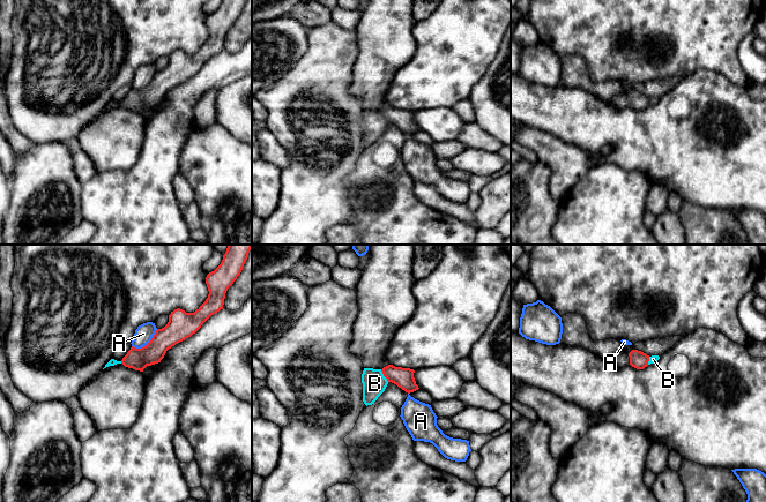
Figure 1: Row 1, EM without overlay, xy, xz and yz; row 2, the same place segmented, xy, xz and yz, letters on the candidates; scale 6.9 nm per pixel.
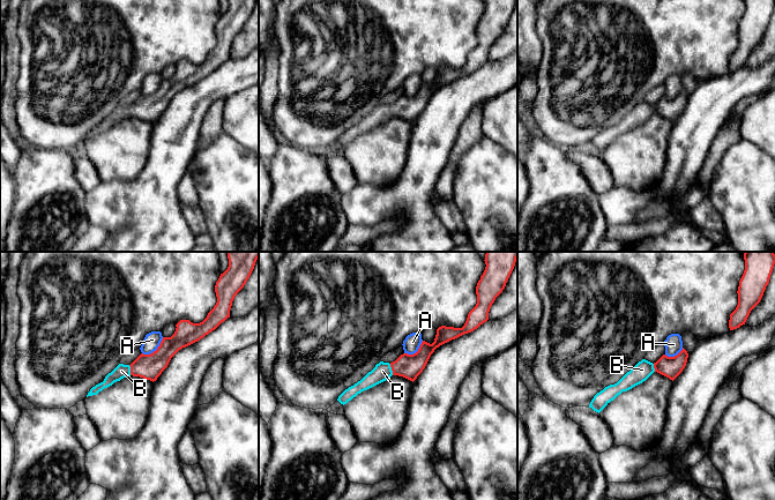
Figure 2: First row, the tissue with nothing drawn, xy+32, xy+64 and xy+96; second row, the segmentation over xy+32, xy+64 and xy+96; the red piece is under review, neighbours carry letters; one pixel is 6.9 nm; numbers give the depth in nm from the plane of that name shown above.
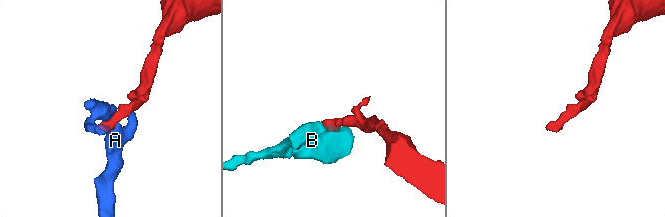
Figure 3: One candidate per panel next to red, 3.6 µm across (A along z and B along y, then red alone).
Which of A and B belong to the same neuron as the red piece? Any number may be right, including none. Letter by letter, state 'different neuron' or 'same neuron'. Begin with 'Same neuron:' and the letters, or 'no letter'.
Same neuron: B
A: different neuron
B: same neuron

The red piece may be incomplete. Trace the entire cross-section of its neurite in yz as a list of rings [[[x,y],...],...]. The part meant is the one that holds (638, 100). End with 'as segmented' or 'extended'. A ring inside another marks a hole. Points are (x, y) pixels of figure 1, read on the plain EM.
[[[632,91],[629,95],[630,98],[630,106],[637,111],[644,111],[650,105],[656,104],[660,98],[659,97],[647,97],[646,95],[638,92],[638,91]]]; extended

